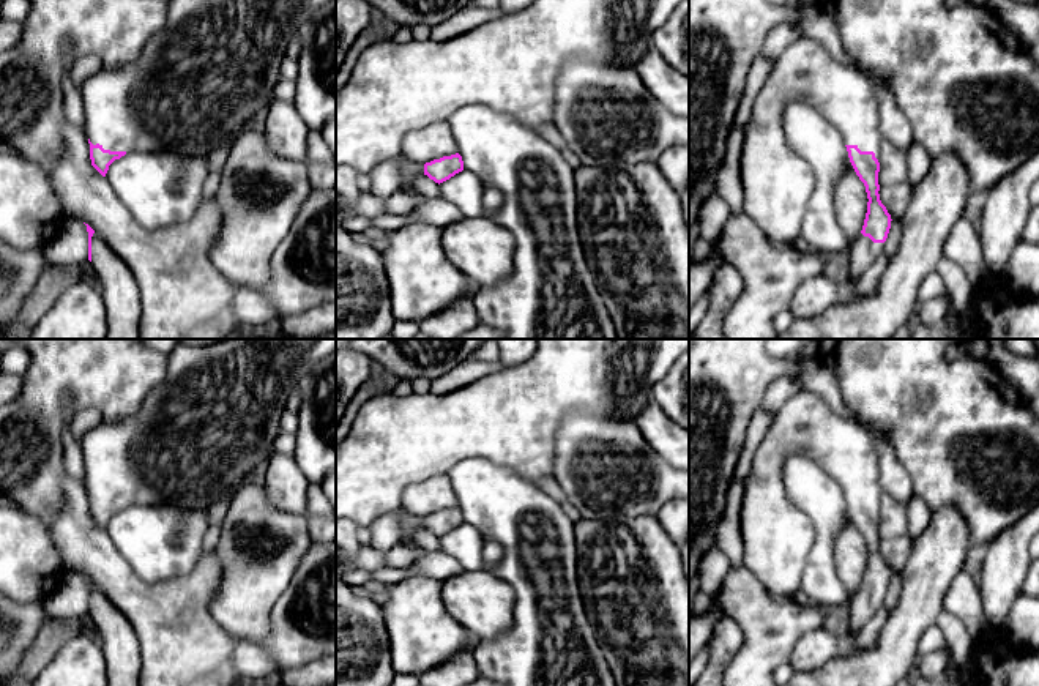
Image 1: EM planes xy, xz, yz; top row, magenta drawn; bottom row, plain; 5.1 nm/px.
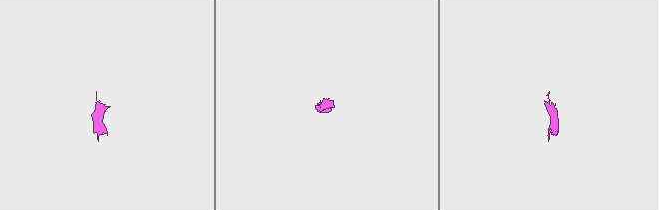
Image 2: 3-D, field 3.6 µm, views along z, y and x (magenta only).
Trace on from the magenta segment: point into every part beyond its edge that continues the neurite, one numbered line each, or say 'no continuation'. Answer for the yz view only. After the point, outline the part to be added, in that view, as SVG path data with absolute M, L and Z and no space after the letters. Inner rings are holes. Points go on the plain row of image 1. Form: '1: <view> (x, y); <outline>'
1: yz (778, 536); M799 390L785 401L755 451L741 508L743 566L774 598L799 598L803 572L815 544L812 520L791 503L784 489L782 468L795 454L815 460L842 487L845 498L873 505L877 513L881 506L873 435L861 423L839 415L812 391Z
2: yz (863, 606); M862 587L851 598L850 606L843 612L843 628L840 629L845 636L853 640L853 650L861 647L856 643L856 637L862 626L881 609L884 604L884 596L873 596L869 590Z

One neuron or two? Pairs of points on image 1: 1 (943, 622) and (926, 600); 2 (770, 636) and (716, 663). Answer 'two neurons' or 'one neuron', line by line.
1: two neurons
2: two neurons

